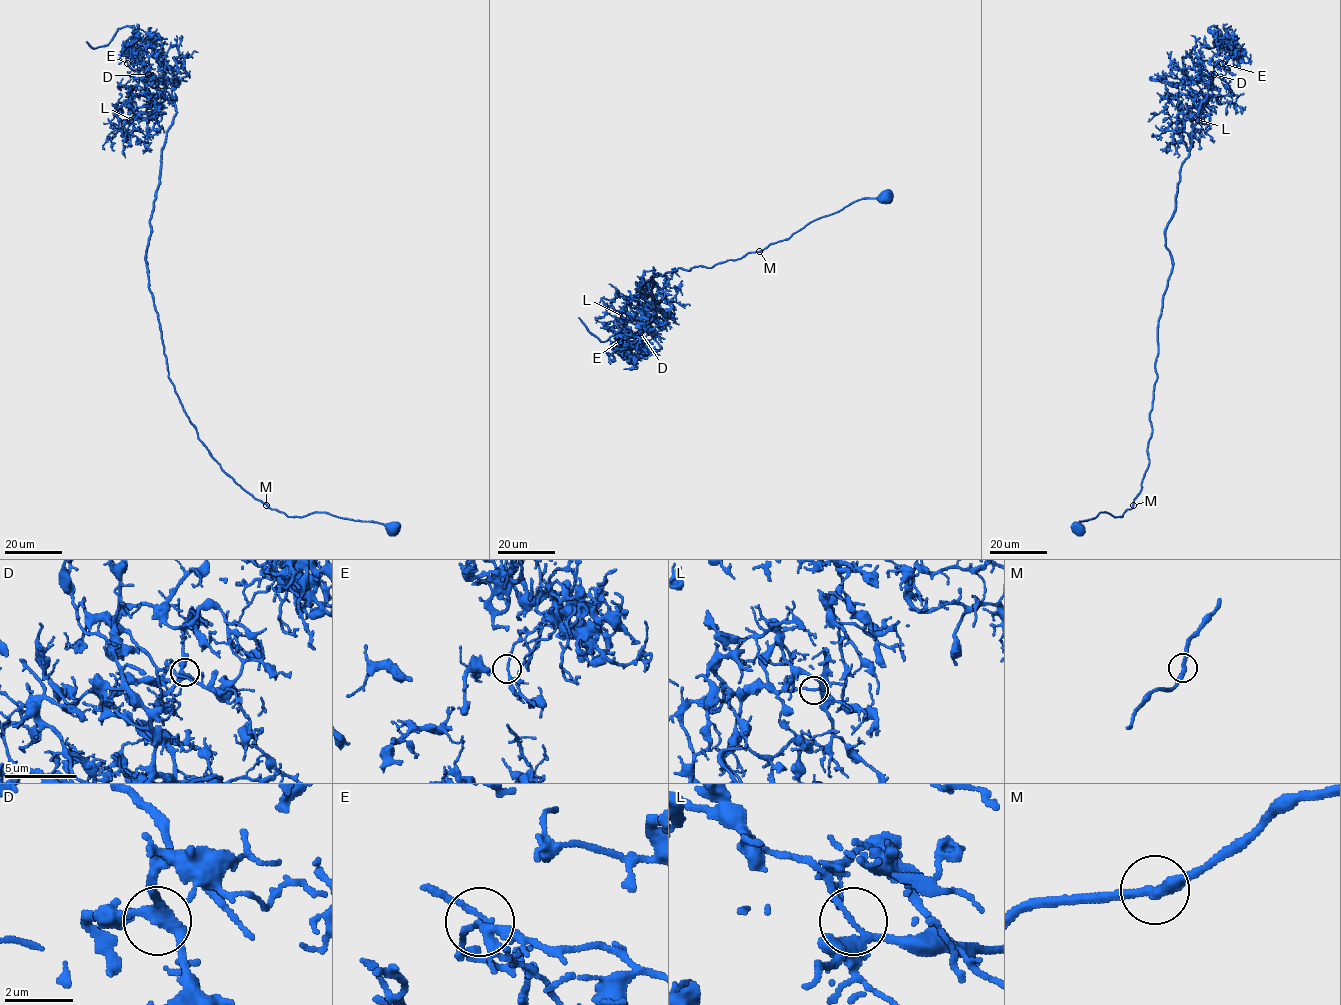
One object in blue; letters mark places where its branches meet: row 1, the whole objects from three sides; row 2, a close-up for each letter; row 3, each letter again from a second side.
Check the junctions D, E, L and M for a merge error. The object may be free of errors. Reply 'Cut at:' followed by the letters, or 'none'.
Cut at: E

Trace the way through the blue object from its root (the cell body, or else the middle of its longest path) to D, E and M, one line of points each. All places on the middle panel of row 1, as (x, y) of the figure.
D: (885, 194), (740, 258), (652, 276), (638, 290), (643, 283), (668, 318), (640, 332)
E: (885, 194), (740, 258), (652, 276), (638, 290), (668, 318), (643, 325), (639, 346), (620, 340)
M: (885, 194), (854, 201), (759, 251)

